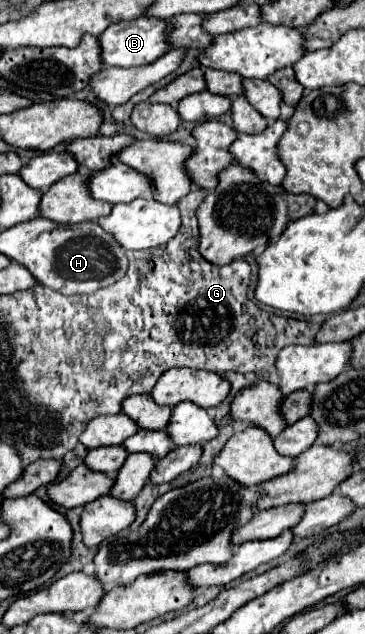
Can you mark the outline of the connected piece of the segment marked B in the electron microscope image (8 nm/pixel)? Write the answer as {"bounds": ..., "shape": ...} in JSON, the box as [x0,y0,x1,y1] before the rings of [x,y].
{"bounds":[100,16,172,68],"shape":[[[138,16],[128,22],[116,22],[108,26],[108,30],[104,30],[104,34],[100,36],[102,60],[108,66],[122,66],[122,68],[150,64],[170,50],[170,34],[172,34],[172,22],[162,18]]]}

